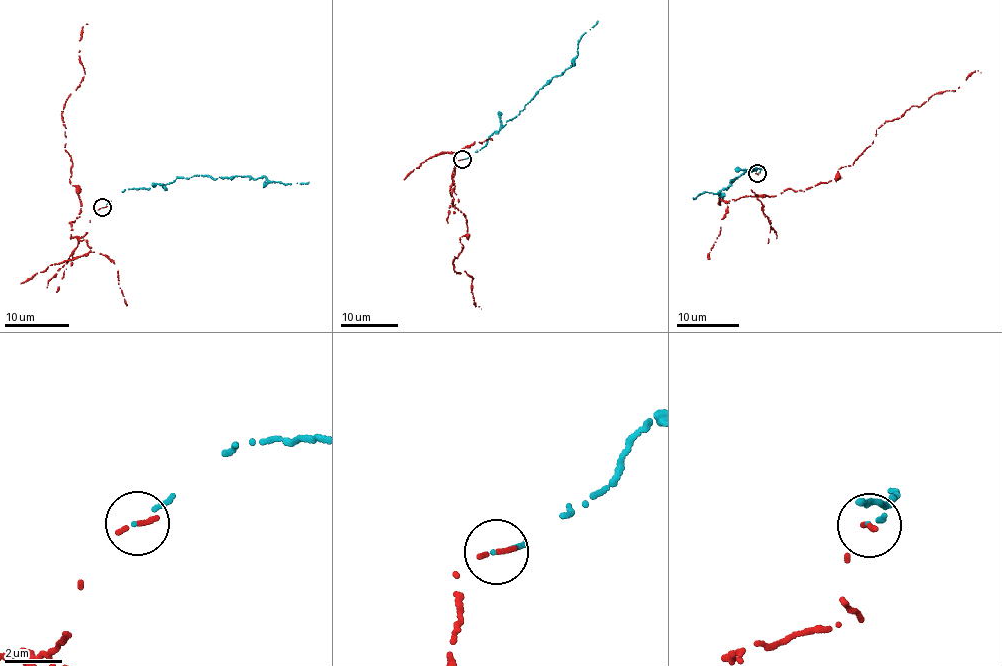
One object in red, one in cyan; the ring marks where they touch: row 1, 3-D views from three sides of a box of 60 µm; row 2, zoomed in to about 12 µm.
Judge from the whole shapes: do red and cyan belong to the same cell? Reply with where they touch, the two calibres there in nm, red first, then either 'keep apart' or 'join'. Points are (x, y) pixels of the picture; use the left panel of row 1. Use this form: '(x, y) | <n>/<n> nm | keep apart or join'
(102, 207) | 180/70 nm | keep apart

